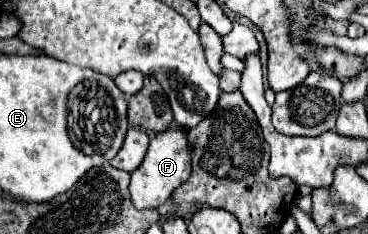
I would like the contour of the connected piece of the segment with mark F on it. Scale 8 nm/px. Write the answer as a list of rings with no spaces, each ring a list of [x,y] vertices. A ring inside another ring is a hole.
[[[171,124],[171,128],[159,132],[147,148],[145,160],[141,162],[141,166],[131,174],[131,184],[129,184],[129,192],[131,192],[131,202],[135,204],[135,208],[145,210],[145,208],[157,208],[161,206],[165,200],[169,200],[171,192],[175,188],[179,188],[191,174],[191,150],[189,150],[189,142],[187,142],[187,130],[183,126]]]

